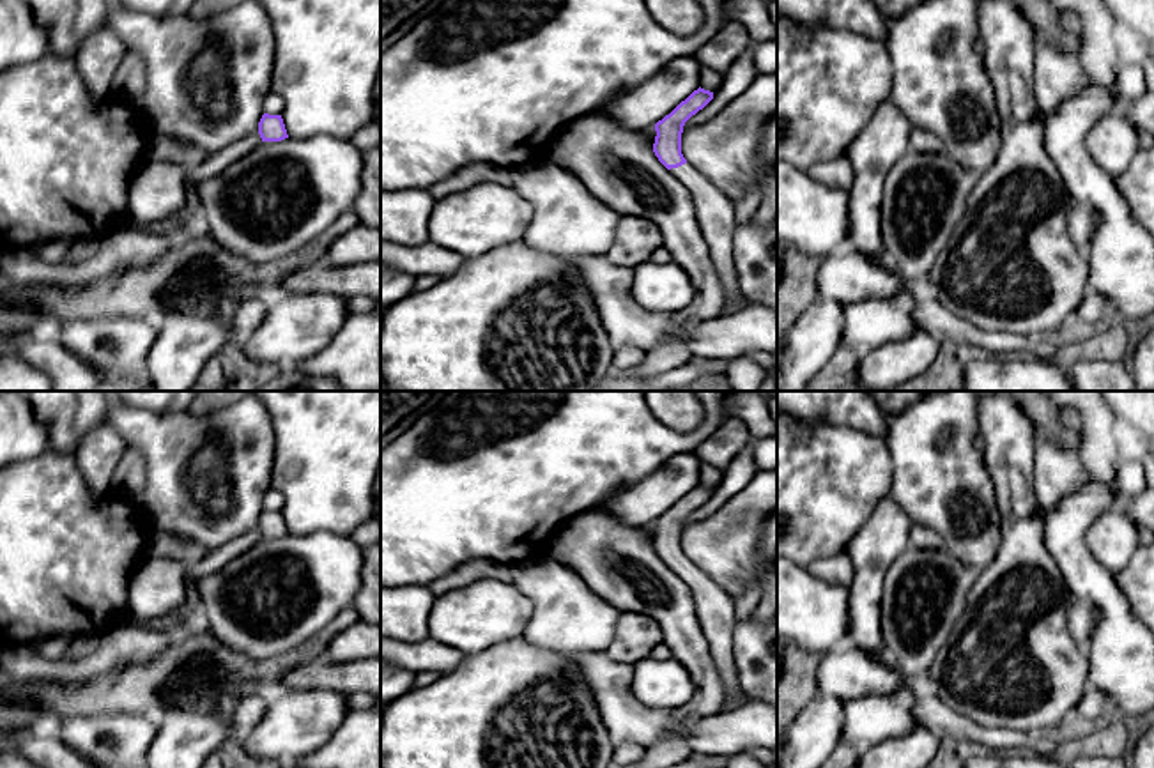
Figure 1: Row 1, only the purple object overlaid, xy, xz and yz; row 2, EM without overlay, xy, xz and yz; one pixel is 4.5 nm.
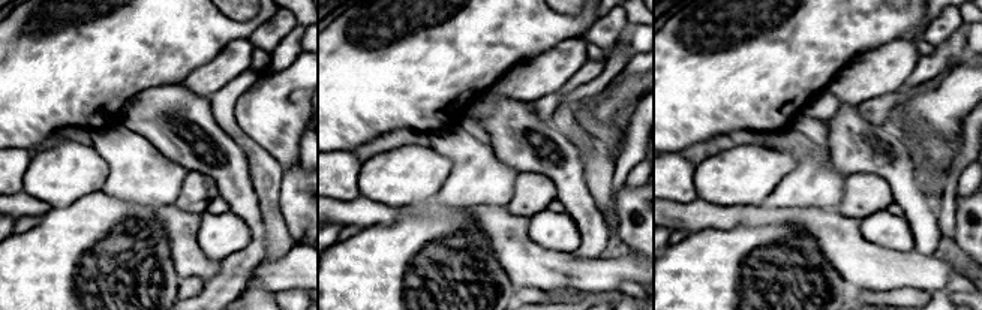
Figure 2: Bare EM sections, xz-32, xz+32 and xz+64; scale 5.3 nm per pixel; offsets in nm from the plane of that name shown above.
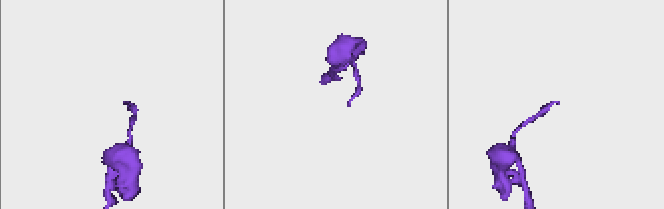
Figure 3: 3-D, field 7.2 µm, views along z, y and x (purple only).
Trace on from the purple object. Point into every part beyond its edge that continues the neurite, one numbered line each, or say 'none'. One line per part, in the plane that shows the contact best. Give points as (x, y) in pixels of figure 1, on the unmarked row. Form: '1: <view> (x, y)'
1: xz (714, 607)

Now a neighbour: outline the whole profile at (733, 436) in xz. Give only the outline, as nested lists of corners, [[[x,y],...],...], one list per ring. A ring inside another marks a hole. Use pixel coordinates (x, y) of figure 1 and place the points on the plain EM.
[[[729,416],[719,430],[697,446],[694,455],[699,462],[724,471],[750,441],[745,423]]]

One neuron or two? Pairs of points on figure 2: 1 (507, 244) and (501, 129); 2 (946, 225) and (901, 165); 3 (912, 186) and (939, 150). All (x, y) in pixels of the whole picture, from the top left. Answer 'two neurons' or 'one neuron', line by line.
1: two neurons
2: two neurons
3: two neurons

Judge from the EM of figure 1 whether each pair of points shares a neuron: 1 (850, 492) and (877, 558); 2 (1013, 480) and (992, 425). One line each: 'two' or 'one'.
1: two
2: one

